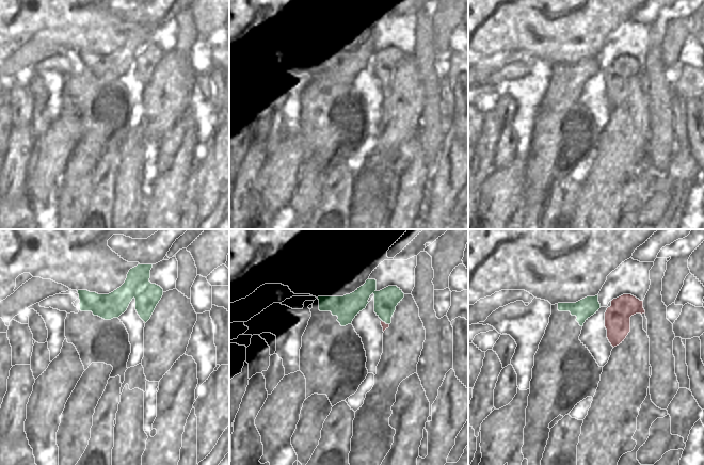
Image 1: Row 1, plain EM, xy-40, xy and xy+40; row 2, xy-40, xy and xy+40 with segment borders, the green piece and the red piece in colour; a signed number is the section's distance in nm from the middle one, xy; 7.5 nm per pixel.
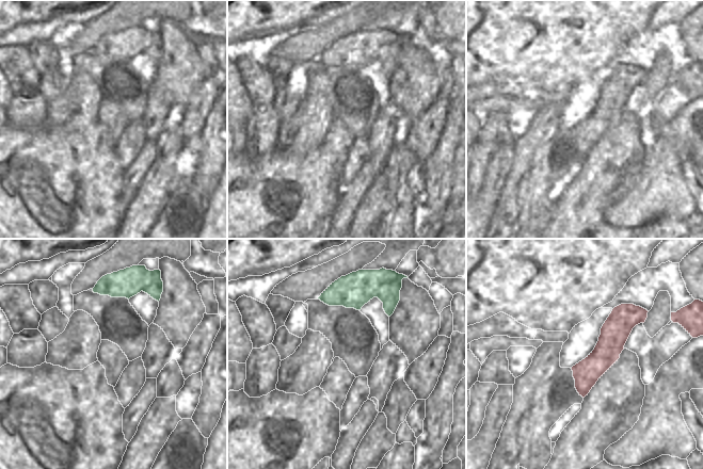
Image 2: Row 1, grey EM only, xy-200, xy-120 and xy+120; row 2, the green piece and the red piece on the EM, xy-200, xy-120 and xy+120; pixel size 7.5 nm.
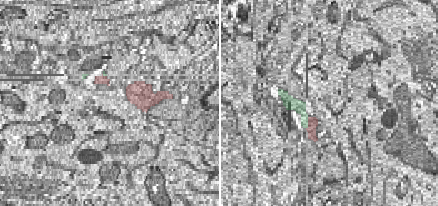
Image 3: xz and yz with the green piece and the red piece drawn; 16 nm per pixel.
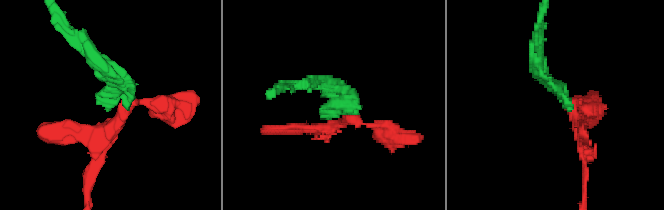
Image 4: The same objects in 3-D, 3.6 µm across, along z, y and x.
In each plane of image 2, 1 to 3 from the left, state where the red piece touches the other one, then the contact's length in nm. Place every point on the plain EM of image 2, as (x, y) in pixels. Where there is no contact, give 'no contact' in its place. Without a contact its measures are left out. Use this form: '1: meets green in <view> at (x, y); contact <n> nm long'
1: no contact
2: no contact
3: no contact

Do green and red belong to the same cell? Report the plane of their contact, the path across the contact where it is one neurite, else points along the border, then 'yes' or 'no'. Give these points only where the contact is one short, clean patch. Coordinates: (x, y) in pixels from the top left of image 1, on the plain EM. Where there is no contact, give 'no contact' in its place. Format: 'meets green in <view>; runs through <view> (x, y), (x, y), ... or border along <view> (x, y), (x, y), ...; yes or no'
meets green in xy; runs through xy (385, 62), (385, 83), (384, 86); yes

